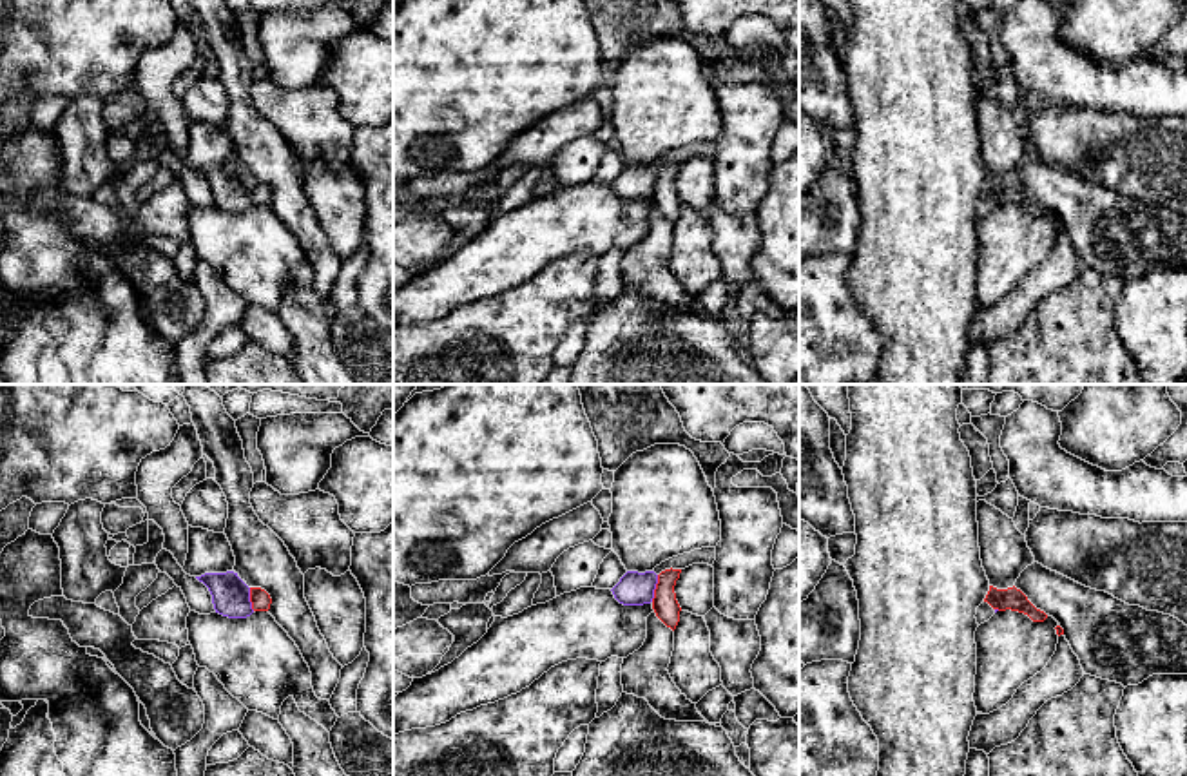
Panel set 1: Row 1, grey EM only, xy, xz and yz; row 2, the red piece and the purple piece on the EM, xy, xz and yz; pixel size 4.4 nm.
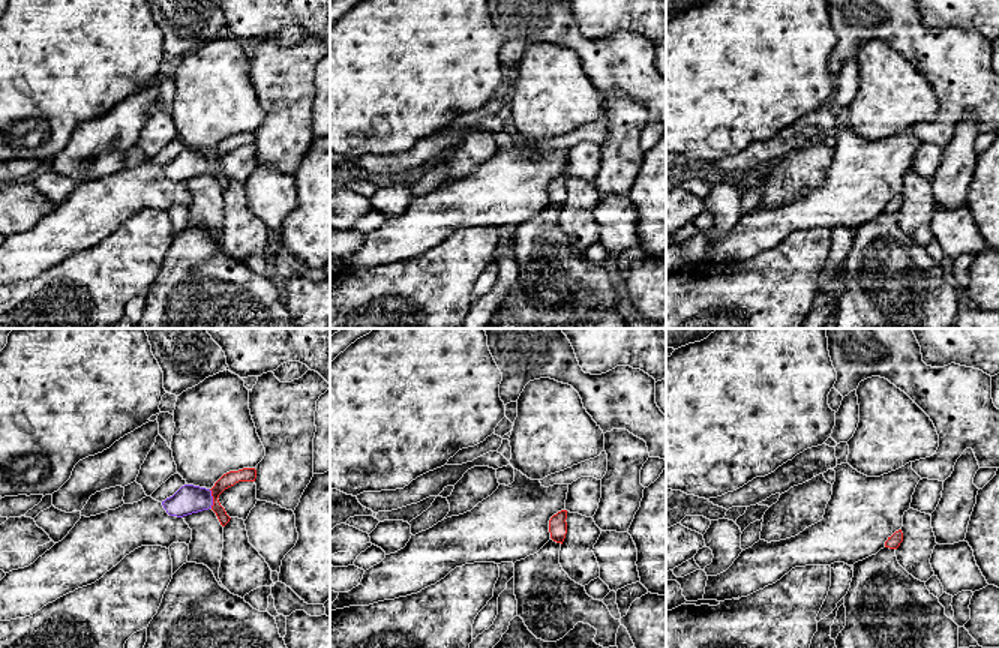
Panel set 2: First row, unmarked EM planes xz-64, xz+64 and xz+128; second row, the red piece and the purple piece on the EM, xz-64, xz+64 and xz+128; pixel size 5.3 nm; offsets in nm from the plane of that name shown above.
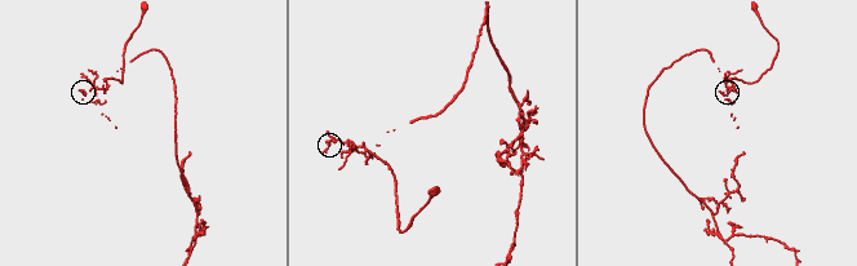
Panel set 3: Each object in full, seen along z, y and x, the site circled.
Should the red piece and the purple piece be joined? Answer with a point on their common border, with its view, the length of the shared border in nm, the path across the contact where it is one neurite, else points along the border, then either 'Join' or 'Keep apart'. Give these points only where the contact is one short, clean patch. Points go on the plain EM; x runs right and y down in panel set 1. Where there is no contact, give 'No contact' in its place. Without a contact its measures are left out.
Touches red at xz (656, 182). Shared border 120 nm. Boundary: xz (658, 169), (651, 194). Keep apart

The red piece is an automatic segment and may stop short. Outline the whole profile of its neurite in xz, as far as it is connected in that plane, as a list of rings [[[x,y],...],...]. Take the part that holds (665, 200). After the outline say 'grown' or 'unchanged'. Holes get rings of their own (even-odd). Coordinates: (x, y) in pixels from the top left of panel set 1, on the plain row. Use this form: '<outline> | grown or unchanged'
[[[665,163],[658,169],[658,178],[654,183],[652,203],[656,210],[672,225],[680,216],[680,198],[676,194],[674,179],[680,172],[681,163]]] | unchanged

